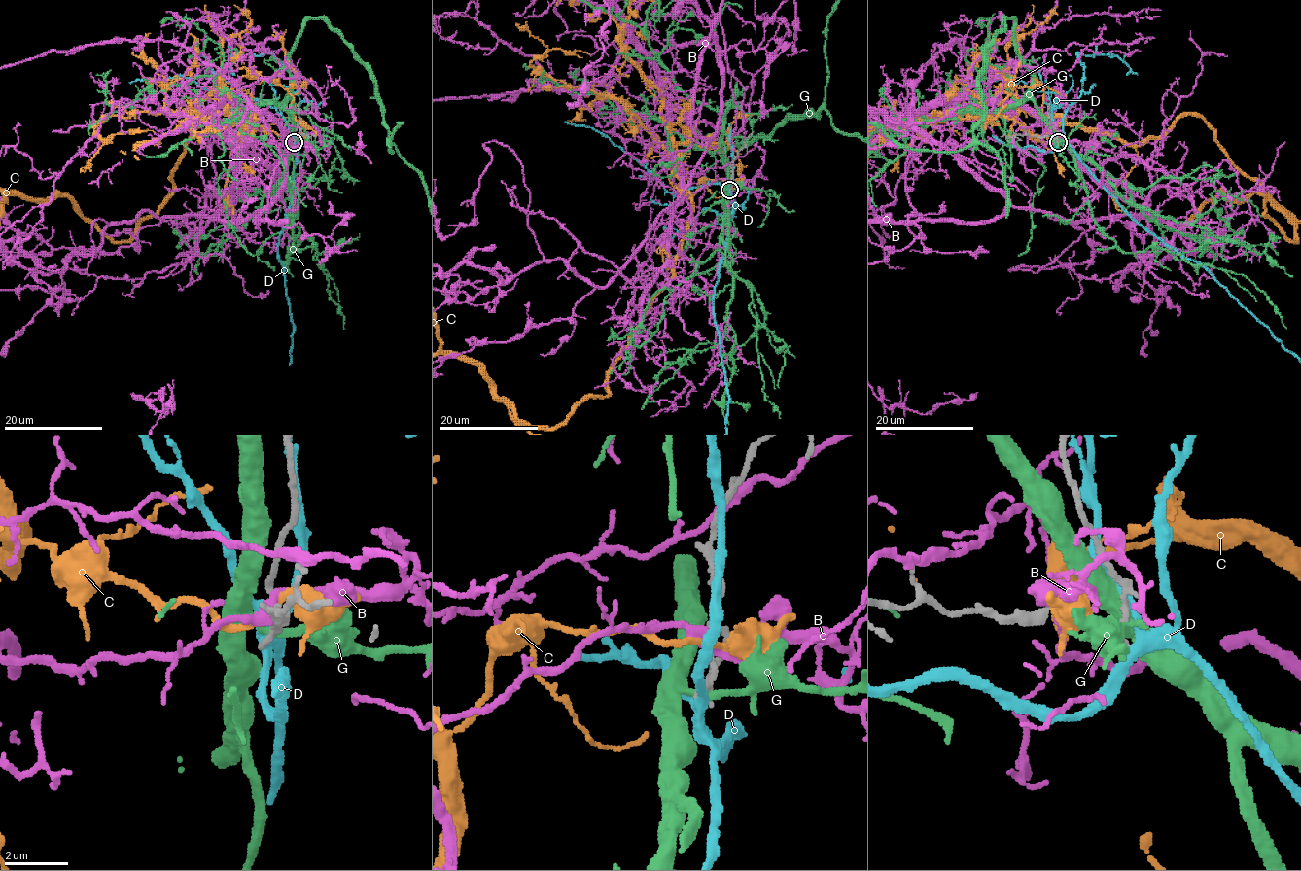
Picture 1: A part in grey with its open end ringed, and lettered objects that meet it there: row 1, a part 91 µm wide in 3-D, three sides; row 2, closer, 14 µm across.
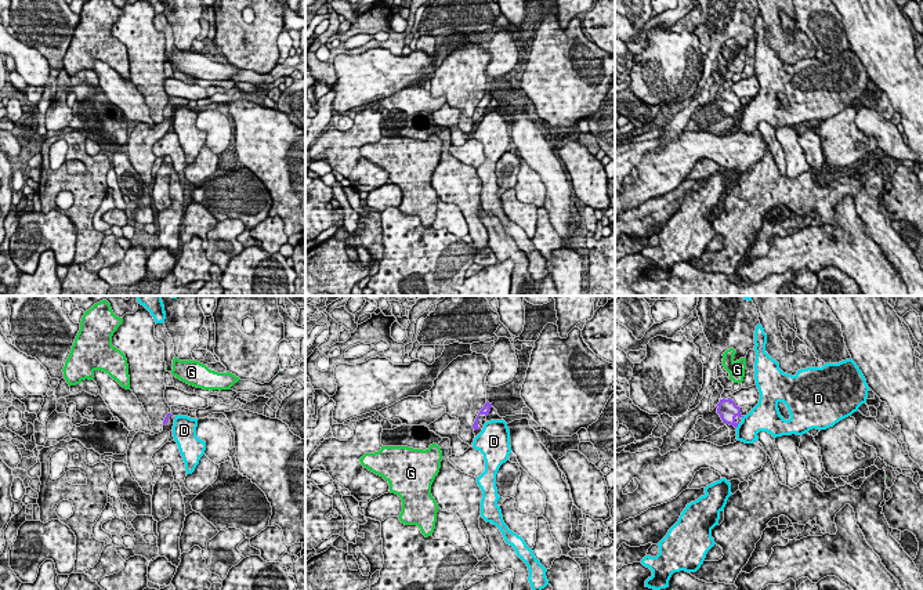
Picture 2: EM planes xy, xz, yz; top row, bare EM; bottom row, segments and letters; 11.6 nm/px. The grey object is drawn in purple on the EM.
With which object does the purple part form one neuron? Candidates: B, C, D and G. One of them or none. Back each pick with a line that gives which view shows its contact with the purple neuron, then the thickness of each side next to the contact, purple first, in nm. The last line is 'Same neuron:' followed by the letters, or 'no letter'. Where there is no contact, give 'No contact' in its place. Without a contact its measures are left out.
Same neuron: no letter

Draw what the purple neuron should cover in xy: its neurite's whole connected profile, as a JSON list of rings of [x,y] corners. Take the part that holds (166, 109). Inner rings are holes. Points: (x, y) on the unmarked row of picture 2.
[[[167,104],[163,111],[163,122],[155,126],[137,123],[127,140],[127,155],[142,178],[144,184],[153,185],[152,166],[156,156],[152,146],[166,133],[169,133],[170,122],[173,120],[174,109],[171,104]]]

